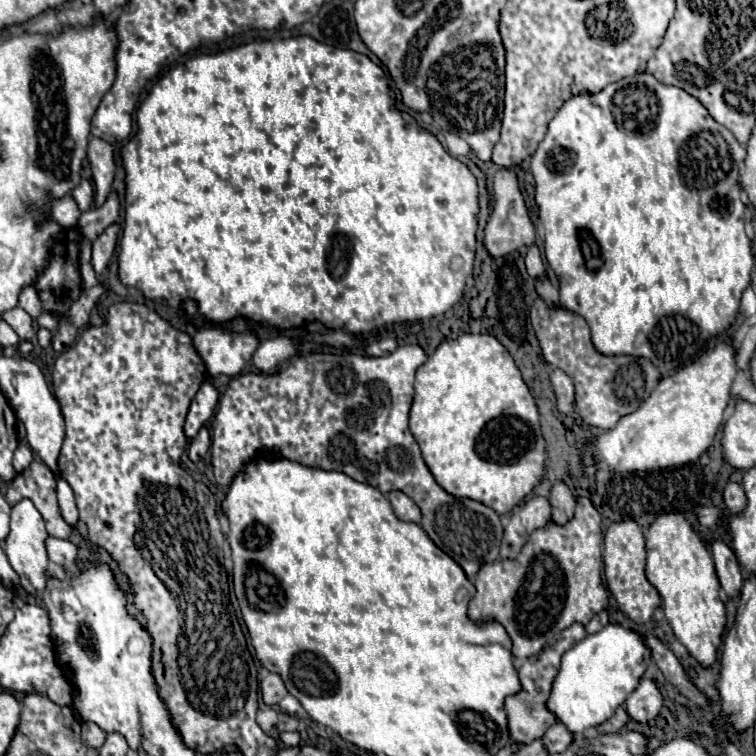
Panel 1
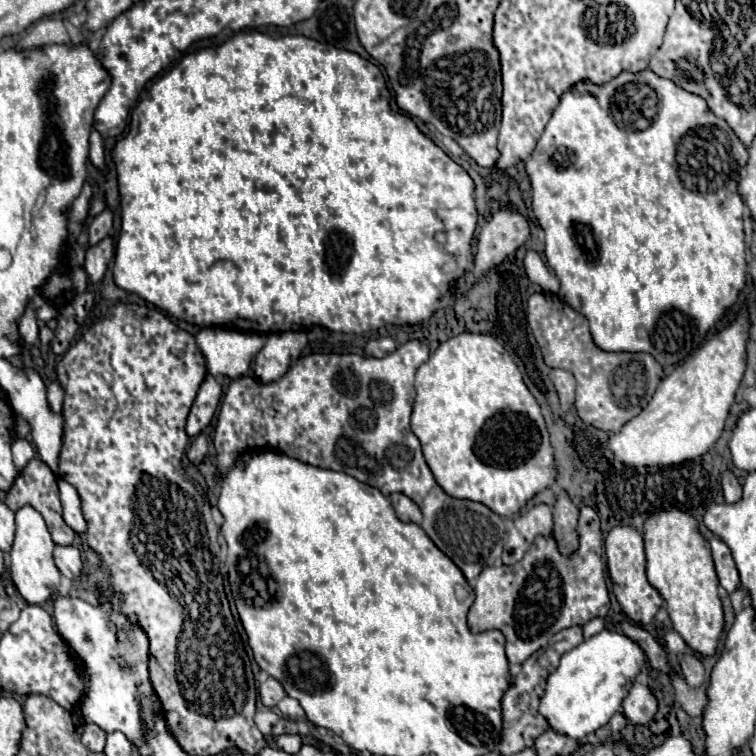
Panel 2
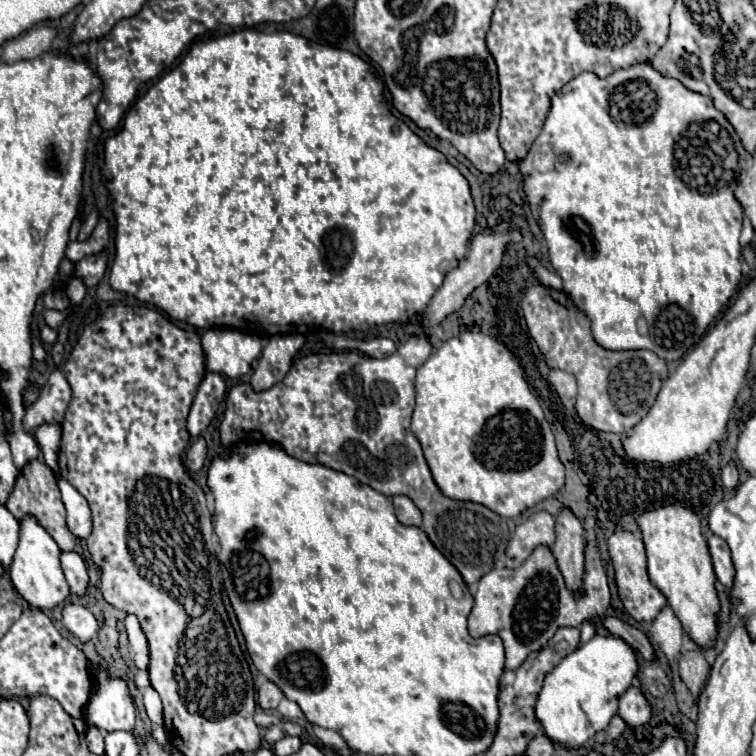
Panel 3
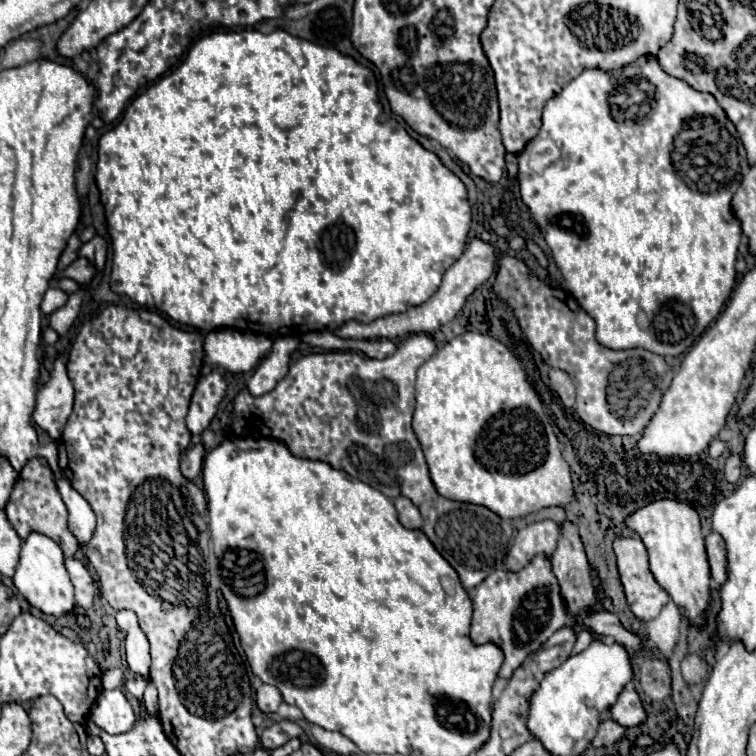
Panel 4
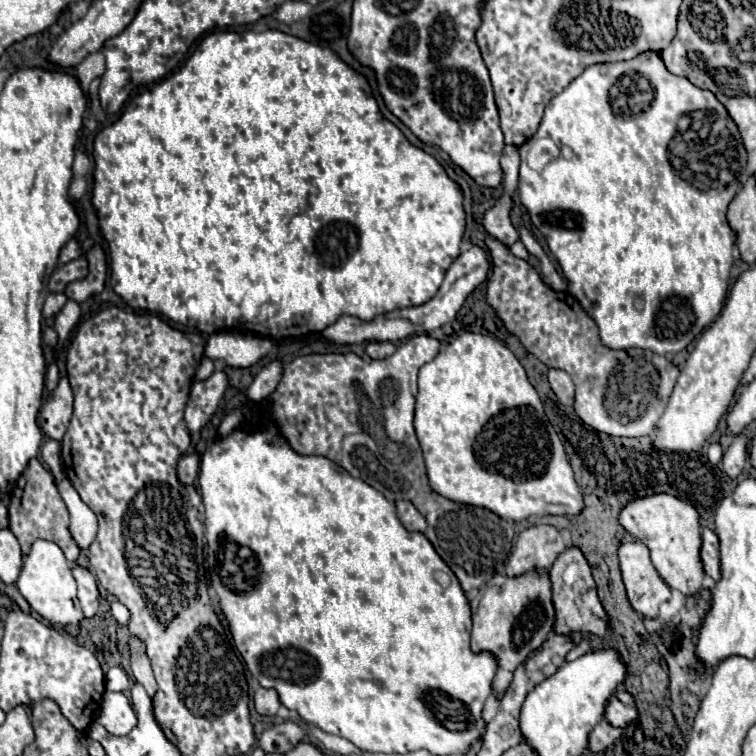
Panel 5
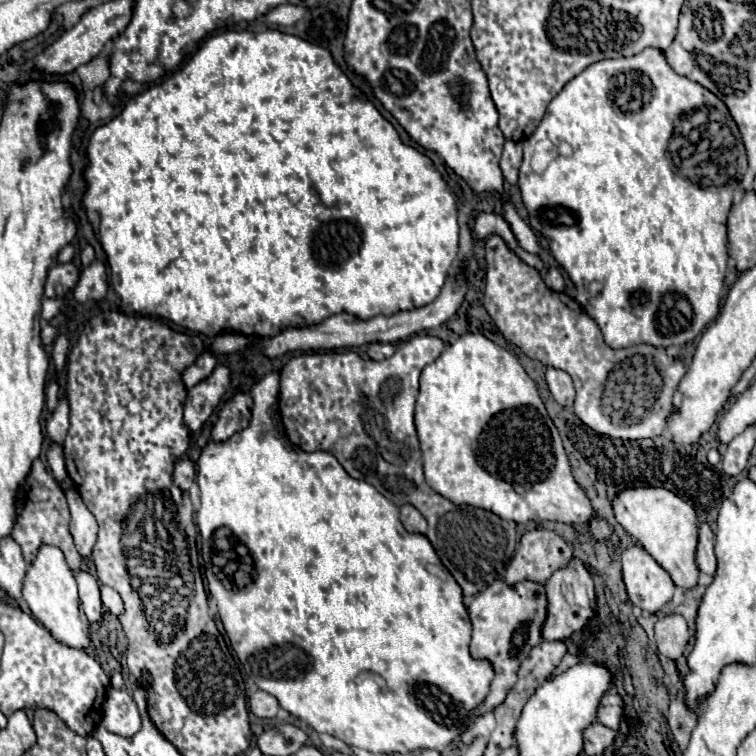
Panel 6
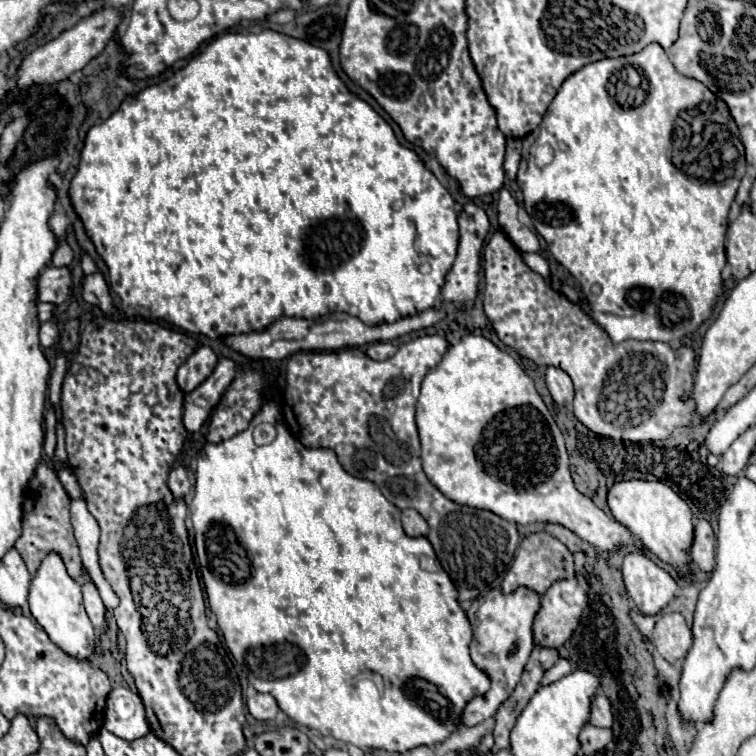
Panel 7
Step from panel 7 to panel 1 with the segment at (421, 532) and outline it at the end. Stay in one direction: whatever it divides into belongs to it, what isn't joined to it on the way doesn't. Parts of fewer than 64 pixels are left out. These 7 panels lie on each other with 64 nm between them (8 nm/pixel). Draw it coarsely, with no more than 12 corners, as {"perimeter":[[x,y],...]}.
{"perimeter":[[394,490],[390,502],[404,522],[420,522],[420,508],[404,492]]}

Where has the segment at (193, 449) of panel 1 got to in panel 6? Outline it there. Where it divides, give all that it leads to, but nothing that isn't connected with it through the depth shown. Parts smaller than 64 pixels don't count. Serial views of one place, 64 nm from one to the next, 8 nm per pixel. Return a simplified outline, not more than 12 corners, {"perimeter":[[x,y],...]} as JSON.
{"perimeter":[[180,460],[174,484],[188,490],[196,478],[194,462]]}

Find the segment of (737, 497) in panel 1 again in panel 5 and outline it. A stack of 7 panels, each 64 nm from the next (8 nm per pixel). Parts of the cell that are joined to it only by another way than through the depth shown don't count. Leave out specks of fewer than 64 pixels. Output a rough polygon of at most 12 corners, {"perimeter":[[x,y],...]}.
{"perimeter":[[736,436],[724,452],[724,472],[738,478],[746,464],[744,436]]}

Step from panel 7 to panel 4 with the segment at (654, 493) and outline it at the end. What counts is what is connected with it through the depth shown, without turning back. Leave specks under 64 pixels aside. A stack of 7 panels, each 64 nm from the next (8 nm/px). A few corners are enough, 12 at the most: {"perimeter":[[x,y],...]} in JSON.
{"perimeter":[[658,500],[628,516],[654,580],[706,626],[710,568],[696,510]]}

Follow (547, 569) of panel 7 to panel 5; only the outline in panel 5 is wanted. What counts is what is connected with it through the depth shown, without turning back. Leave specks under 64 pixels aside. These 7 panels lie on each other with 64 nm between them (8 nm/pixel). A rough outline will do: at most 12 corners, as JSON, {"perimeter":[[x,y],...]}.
{"perimeter":[[554,526],[518,536],[506,574],[550,568],[564,548]]}

